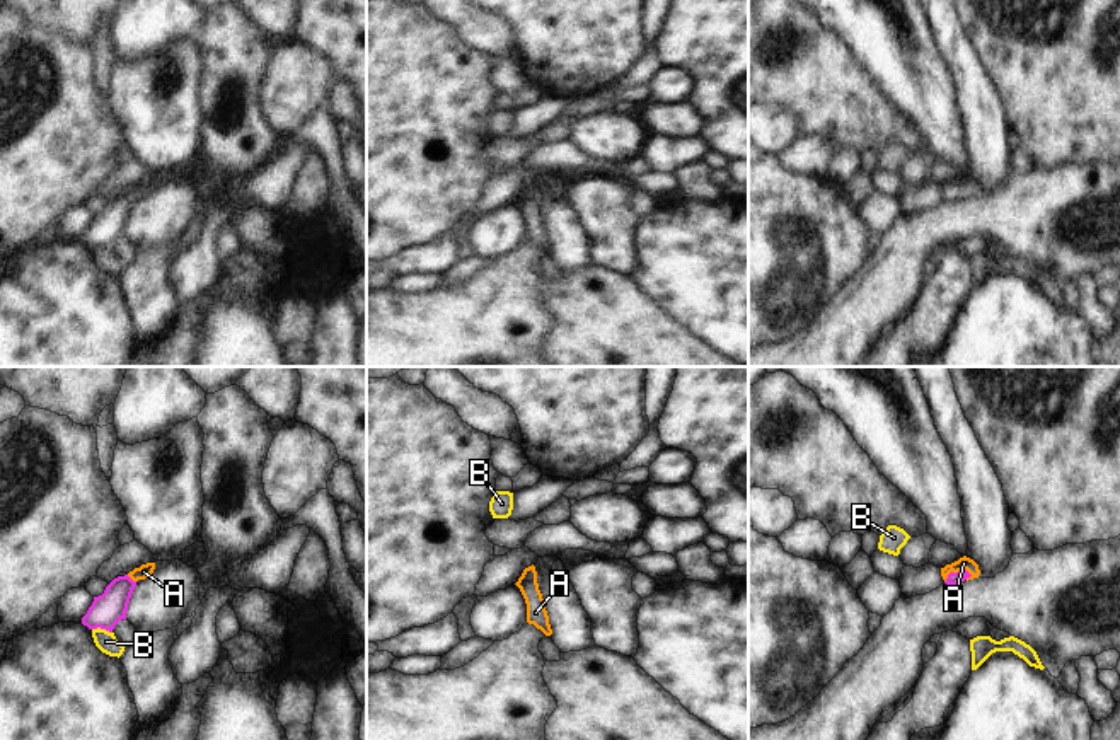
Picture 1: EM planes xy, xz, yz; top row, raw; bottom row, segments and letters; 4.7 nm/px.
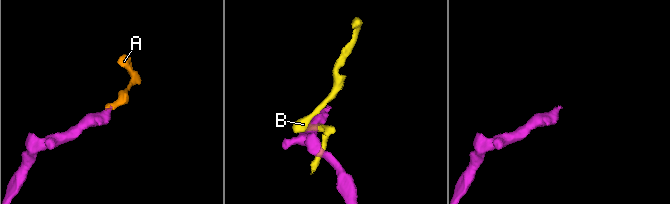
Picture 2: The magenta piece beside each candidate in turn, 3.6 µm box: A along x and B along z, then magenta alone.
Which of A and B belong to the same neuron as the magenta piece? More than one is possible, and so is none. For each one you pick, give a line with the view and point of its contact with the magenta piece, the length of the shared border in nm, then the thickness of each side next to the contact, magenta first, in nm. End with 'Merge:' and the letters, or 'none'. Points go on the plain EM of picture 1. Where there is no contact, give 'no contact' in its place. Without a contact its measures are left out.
A: meets magenta in yz at (958, 190); contact 140 nm long; 60 nm thick on the magenta side, 60 nm on the other
Merge: A

